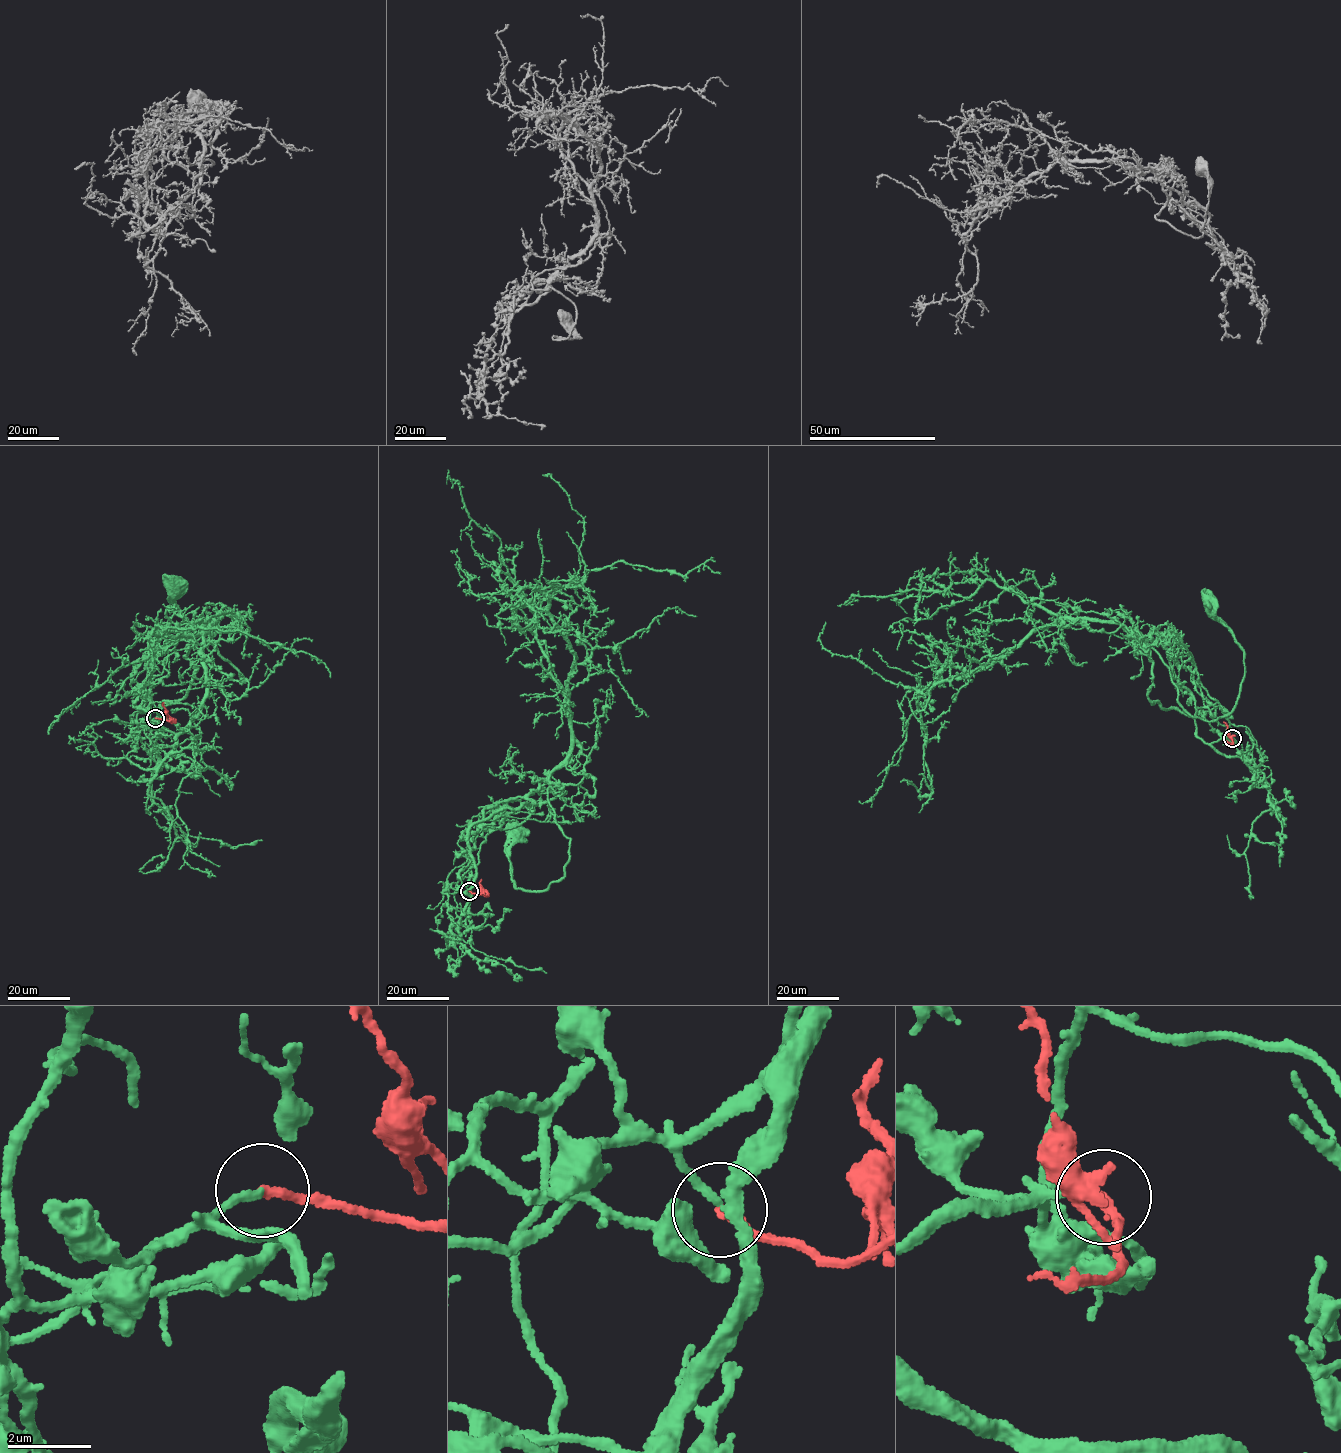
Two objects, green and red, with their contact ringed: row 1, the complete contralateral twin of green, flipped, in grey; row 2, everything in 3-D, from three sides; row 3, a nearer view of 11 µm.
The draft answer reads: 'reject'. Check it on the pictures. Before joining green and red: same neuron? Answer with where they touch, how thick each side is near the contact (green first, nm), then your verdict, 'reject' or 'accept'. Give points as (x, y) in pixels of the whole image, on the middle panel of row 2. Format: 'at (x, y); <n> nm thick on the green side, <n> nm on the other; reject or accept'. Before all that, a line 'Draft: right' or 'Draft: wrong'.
Draft: wrong
at (469, 891); 190 nm thick on the green side, 220 nm on the other; accept

